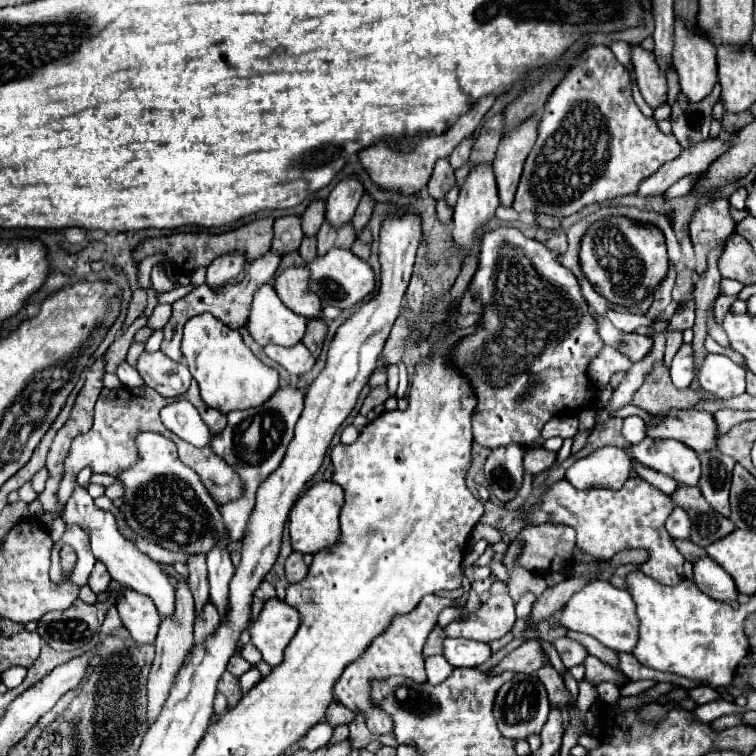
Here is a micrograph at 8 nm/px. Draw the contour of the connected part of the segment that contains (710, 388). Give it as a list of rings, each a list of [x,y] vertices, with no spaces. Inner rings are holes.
[[[707,355],[697,377],[701,387],[715,397],[729,399],[745,393],[745,369],[725,355]]]

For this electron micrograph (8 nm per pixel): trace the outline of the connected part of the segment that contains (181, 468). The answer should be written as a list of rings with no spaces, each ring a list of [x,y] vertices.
[[[139,433],[137,449],[141,459],[131,469],[117,475],[125,485],[125,519],[131,531],[169,551],[207,555],[227,537],[219,505],[215,505],[215,499],[207,493],[197,473],[179,461],[179,453],[171,439],[159,433]]]

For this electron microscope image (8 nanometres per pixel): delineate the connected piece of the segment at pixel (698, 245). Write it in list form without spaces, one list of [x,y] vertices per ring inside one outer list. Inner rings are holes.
[[[727,199],[711,201],[697,209],[695,219],[689,225],[691,243],[695,247],[695,259],[697,259],[695,273],[699,275],[703,275],[707,269],[709,251],[717,249],[737,227],[729,209],[731,205]]]

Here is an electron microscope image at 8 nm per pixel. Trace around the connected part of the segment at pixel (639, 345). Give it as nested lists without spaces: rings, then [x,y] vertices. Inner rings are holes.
[[[627,333],[625,335],[625,343],[627,347],[623,349],[623,353],[631,359],[631,361],[639,361],[645,357],[645,353],[649,351],[653,339],[647,335],[637,335],[637,333]]]

